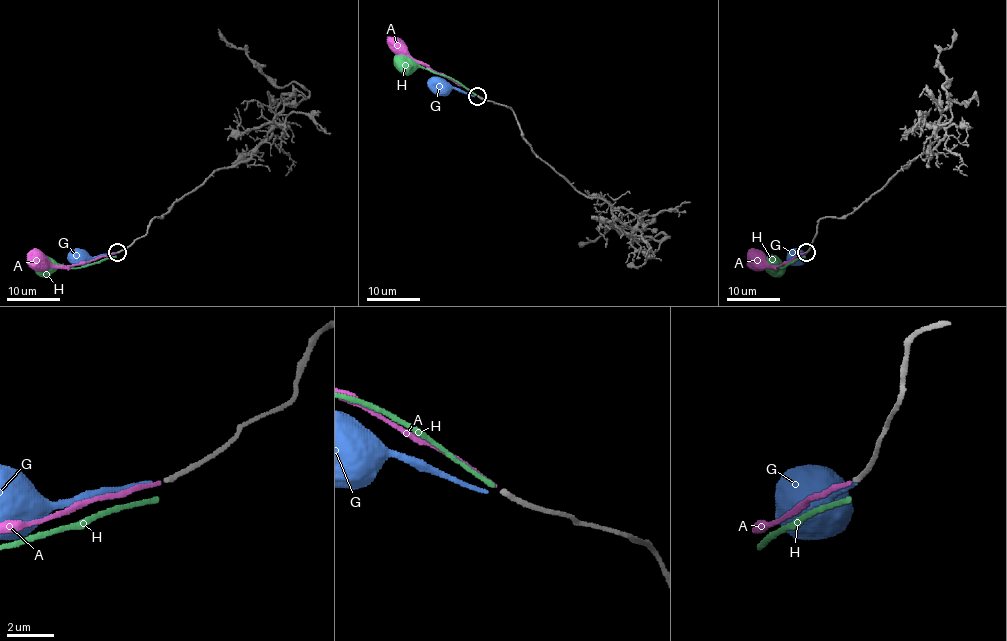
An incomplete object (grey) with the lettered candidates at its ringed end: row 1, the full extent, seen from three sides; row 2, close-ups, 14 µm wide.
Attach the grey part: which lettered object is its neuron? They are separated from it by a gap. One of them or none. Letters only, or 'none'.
G

